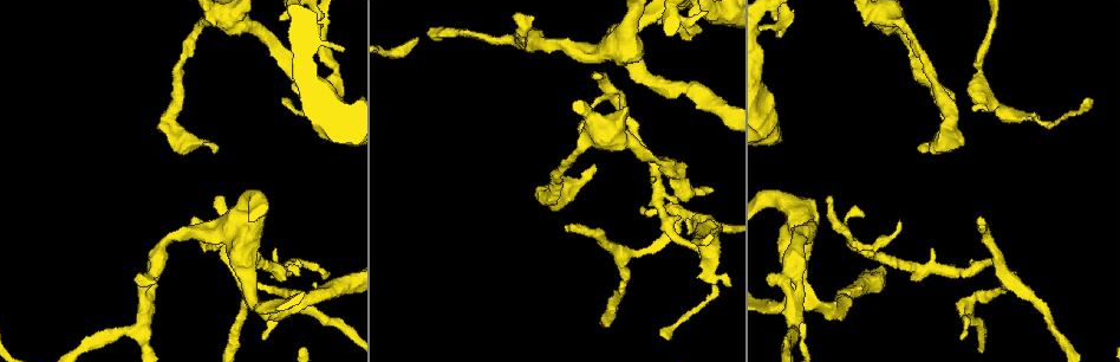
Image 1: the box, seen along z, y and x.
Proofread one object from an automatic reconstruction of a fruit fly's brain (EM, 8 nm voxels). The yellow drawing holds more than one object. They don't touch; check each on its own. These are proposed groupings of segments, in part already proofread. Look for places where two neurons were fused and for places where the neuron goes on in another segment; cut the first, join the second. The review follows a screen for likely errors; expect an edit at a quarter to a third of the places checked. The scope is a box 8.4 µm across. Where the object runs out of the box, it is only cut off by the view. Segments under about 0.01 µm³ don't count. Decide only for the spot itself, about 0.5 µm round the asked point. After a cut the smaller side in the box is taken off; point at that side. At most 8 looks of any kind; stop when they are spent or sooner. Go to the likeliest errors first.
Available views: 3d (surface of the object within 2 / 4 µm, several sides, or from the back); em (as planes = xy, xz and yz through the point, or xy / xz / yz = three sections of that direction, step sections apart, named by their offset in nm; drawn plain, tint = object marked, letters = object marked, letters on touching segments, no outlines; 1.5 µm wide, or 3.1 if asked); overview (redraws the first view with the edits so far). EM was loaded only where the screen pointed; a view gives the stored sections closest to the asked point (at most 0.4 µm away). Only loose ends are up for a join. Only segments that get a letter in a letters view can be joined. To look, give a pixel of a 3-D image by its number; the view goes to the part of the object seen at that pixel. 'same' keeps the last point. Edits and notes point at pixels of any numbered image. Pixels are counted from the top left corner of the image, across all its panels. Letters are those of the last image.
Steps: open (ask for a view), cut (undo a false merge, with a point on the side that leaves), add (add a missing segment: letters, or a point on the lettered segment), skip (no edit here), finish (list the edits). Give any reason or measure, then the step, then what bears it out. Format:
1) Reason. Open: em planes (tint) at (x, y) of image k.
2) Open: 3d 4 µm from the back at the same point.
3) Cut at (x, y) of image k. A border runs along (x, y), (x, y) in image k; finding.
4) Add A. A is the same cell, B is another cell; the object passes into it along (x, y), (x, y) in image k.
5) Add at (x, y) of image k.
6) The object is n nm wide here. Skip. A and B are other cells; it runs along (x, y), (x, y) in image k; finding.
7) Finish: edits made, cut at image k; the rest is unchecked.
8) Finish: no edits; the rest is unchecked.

Branch stops here. Open: em yz step 8 (tint) at (565, 227) of image 1.

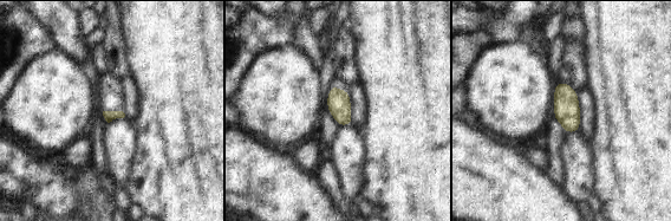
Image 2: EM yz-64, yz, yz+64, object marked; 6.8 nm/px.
Open: em planes (letters) at the same point.

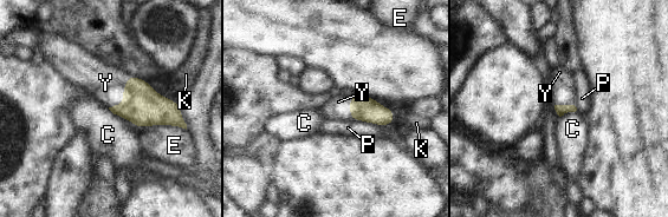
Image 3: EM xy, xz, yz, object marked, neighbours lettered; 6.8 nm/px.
The longest contact is with E, 340 nm. Add Y. Y is the same cell, C, E, K and P are other cells; the object passes into it along (142, 105), (123, 96), (105, 83) in image 3; it goes on there.

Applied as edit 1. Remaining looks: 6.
Thin end. Open: 3d 2 µm at (261, 338) of image 1.

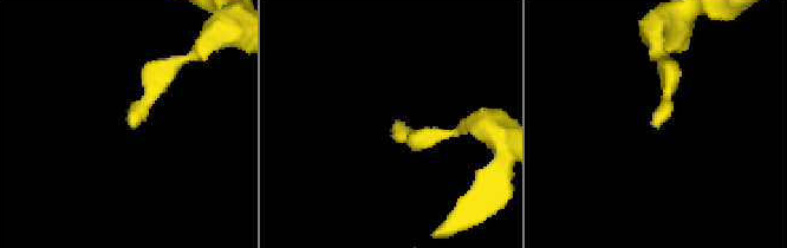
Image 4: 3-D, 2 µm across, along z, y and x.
Open: em planes (letters) at (398, 122) of image 4.

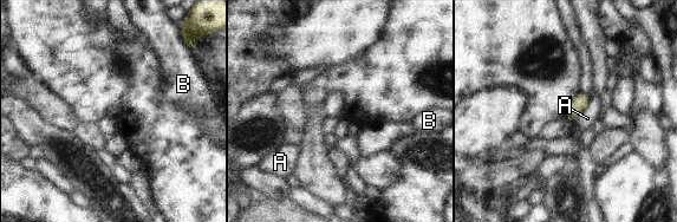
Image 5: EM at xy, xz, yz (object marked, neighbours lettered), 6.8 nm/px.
Skip. A and B are other cells; none of them fits.

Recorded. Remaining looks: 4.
Branch stops here. Open: em planes (letters) at (833, 198) of image 1.

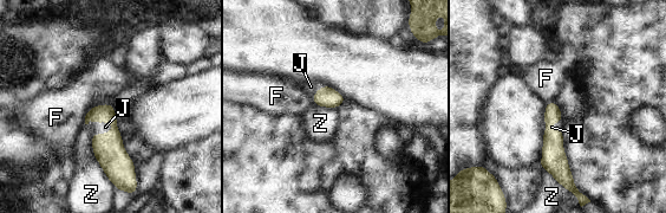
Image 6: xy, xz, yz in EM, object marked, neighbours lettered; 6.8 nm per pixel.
Add J. J is the same cell, F and Z are other cells; the neuron continues.

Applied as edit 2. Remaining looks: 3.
Finish: edits made, add at image 3, add at image 6; the rest is unchecked.

